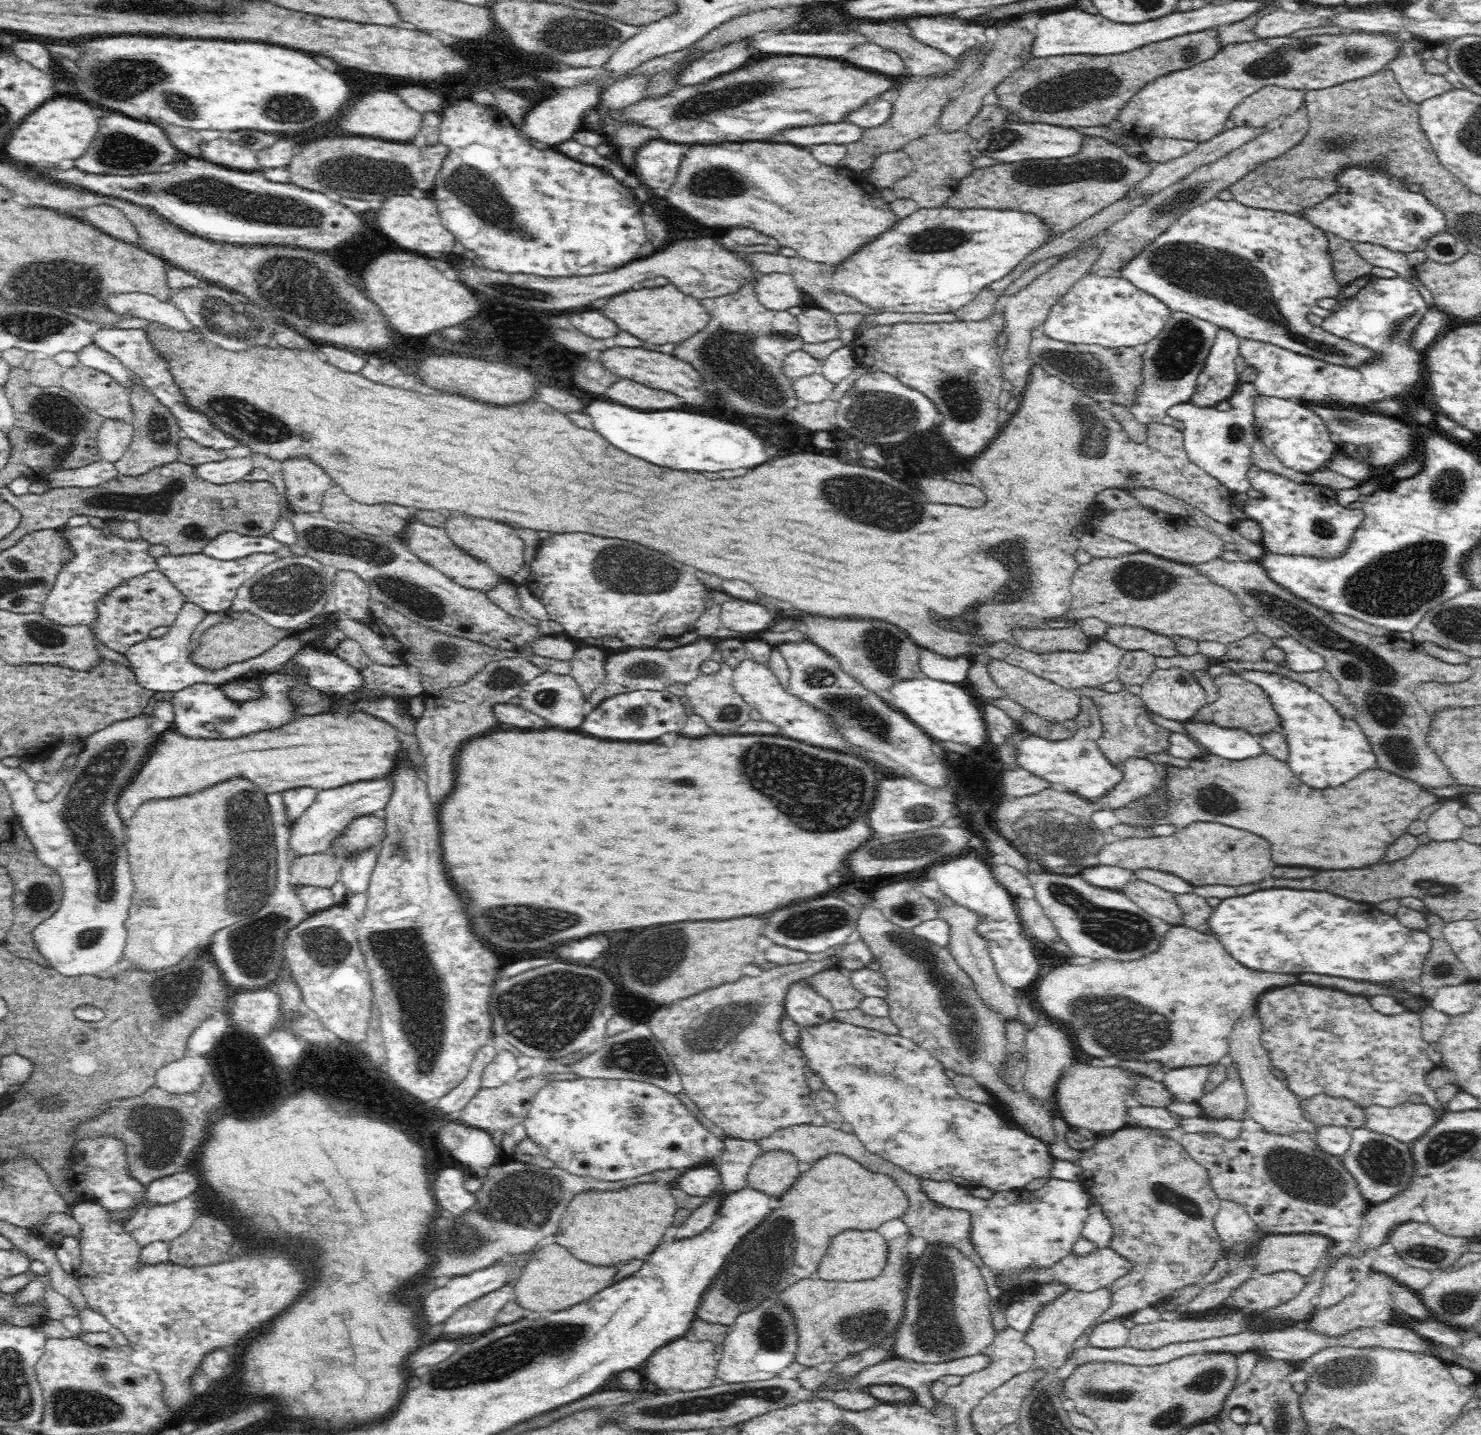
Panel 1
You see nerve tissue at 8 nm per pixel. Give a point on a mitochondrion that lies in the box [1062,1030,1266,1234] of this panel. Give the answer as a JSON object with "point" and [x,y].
{"point":[1164,1193]}

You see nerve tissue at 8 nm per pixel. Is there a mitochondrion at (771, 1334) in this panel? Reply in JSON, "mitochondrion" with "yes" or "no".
{"mitochondrion":"yes"}

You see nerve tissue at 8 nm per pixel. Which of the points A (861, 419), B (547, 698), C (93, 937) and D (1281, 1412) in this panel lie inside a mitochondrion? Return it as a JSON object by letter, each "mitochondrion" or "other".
{"A":"mitochondrion","B":"mitochondrion","C":"mitochondrion","D":"mitochondrion"}

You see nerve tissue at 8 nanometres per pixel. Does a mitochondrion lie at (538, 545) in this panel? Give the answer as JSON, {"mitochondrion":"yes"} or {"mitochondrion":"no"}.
{"mitochondrion":"no"}

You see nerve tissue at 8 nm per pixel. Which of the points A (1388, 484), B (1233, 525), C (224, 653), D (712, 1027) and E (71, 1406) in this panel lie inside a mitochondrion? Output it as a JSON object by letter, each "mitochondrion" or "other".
{"A":"other","B":"other","C":"other","D":"mitochondrion","E":"mitochondrion"}

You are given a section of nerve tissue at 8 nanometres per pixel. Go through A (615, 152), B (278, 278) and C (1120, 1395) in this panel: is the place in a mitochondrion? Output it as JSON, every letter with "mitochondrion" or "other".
{"A":"other","B":"mitochondrion","C":"mitochondrion"}

